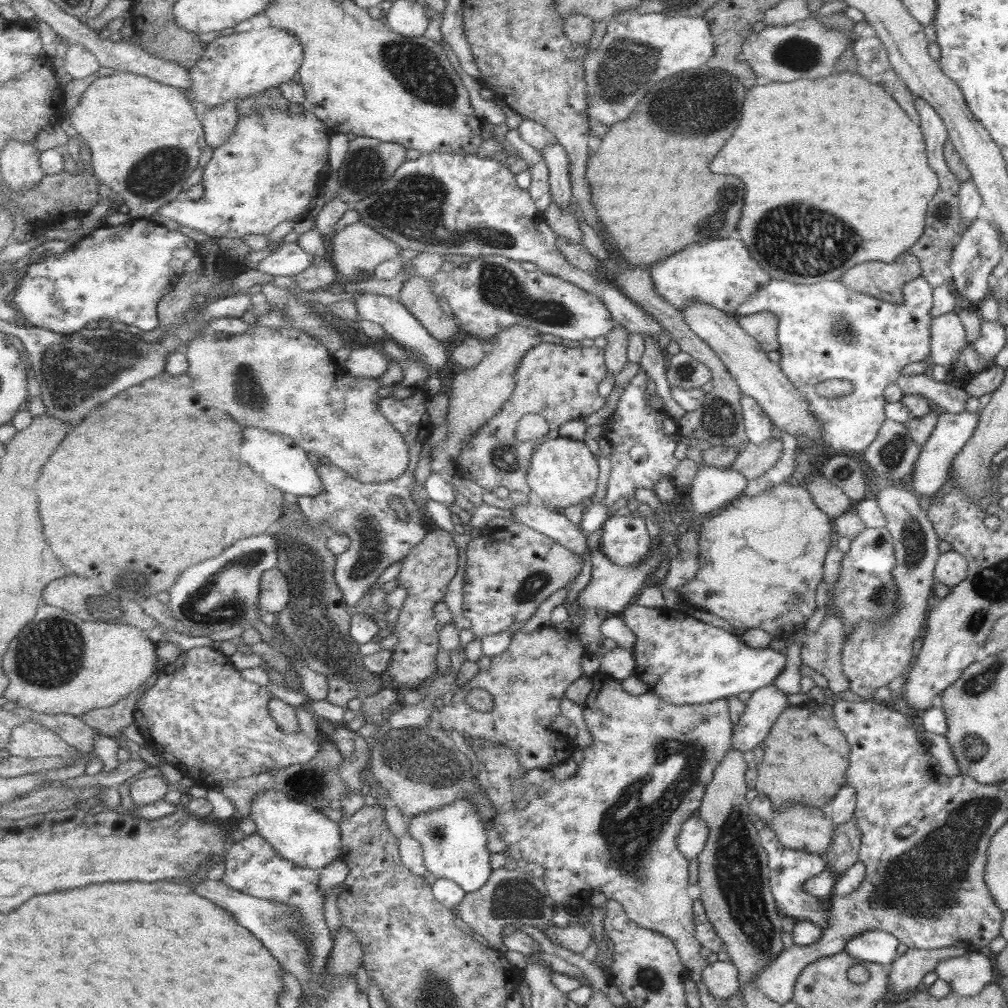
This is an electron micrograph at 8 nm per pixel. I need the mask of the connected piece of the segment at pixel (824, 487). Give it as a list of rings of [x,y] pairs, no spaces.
[[[821,474],[808,478],[801,486],[809,490],[814,504],[833,519],[844,511],[852,509],[854,505],[851,498],[841,488],[823,478]]]

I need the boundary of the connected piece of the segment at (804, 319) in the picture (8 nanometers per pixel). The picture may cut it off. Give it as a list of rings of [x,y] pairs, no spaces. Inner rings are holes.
[[[921,276],[914,280],[909,280],[903,288],[903,301],[898,304],[890,303],[885,300],[877,299],[876,297],[862,294],[861,292],[853,291],[852,289],[846,288],[840,281],[834,282],[834,280],[825,280],[824,282],[817,282],[812,286],[807,284],[792,284],[791,282],[782,282],[782,280],[772,280],[767,284],[767,287],[758,291],[755,295],[750,296],[746,302],[739,304],[738,310],[736,310],[735,316],[746,317],[748,315],[754,315],[767,311],[772,313],[778,319],[777,327],[777,339],[779,342],[780,361],[779,366],[793,384],[796,390],[800,390],[804,394],[804,398],[808,400],[810,412],[819,420],[821,431],[823,432],[823,440],[821,445],[828,448],[828,450],[834,450],[839,454],[849,454],[855,457],[860,455],[868,448],[868,445],[876,438],[882,423],[887,419],[884,415],[885,401],[883,398],[884,390],[889,384],[894,384],[896,379],[903,374],[902,369],[908,364],[928,360],[931,352],[931,308],[933,307],[933,288],[929,286],[925,278]],[[830,379],[847,380],[852,383],[852,393],[848,393],[846,397],[832,397],[825,398],[816,394],[816,385],[819,382],[827,381]]]

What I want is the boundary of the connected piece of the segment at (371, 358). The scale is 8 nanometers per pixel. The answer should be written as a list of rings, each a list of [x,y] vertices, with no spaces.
[[[373,344],[354,350],[346,361],[344,369],[352,373],[352,376],[379,377],[388,374],[392,366],[392,360],[387,354],[380,354],[373,348]]]

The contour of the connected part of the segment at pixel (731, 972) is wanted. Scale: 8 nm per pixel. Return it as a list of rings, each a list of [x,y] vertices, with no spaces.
[[[731,961],[707,963],[704,967],[703,986],[717,999],[726,999],[739,992],[739,969]]]

